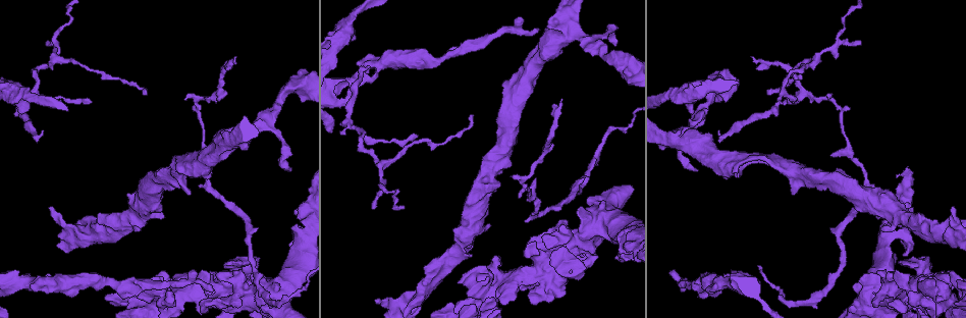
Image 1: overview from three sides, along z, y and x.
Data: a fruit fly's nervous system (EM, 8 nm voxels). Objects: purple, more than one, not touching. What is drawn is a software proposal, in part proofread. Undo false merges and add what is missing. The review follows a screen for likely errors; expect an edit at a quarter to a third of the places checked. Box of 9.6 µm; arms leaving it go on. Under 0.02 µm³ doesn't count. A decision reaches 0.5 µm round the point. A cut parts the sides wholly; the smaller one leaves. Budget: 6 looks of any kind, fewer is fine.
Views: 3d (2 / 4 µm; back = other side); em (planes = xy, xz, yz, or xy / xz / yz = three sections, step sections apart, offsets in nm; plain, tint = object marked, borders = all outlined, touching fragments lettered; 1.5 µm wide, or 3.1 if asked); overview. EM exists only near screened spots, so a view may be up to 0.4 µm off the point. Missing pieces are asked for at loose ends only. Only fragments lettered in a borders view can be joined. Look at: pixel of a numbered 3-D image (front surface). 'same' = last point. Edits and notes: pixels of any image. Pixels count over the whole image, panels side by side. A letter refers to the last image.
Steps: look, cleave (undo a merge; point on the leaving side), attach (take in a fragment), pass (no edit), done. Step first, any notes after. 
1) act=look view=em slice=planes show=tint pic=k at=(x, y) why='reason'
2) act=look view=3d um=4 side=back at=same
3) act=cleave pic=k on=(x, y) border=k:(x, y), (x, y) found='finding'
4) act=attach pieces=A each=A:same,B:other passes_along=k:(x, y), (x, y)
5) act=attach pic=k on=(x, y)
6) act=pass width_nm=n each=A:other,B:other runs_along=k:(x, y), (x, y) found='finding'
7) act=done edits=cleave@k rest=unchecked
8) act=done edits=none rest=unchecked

act=look view=3d um=2 pic=1 at=(766, 92) why='tapers out'

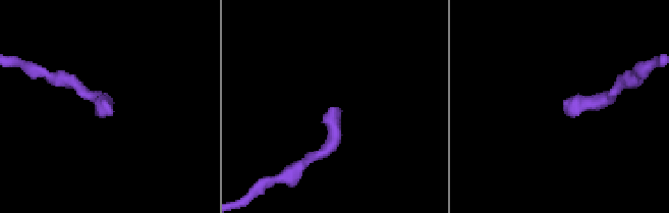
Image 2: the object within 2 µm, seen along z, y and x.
act=look view=em slice=planes show=plain pic=2 at=(338, 111)

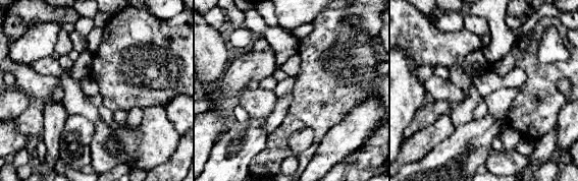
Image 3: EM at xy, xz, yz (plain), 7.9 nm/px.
act=look view=em slice=planes show=borders at=same why='what lies round it'

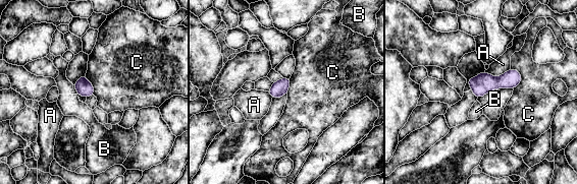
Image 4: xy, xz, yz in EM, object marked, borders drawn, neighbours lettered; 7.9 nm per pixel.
act=pass width_nm=120 each=A:other,B:other,C:other found='no lettered fragment goes on from it'

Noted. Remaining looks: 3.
act=look view=3d um=4 pic=1 at=(416, 134) why='free end'

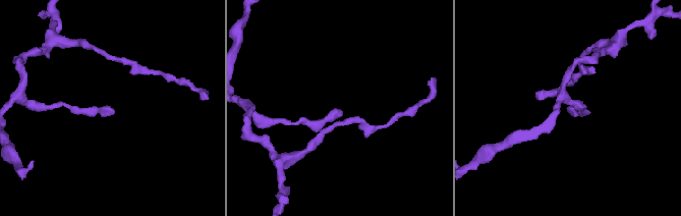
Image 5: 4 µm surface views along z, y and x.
act=look view=em slice=planes show=borders pic=5 at=(341, 113)

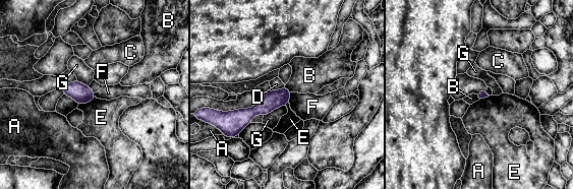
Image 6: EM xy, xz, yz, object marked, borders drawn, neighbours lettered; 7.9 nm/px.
act=pass each=A:other,B:other,C:other,D:other,E:other,F:other,G:other runs_along=6:(288, 93), (242, 117), (230, 117) found='none of them fits'

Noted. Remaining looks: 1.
act=done edits=none rest=unchecked

